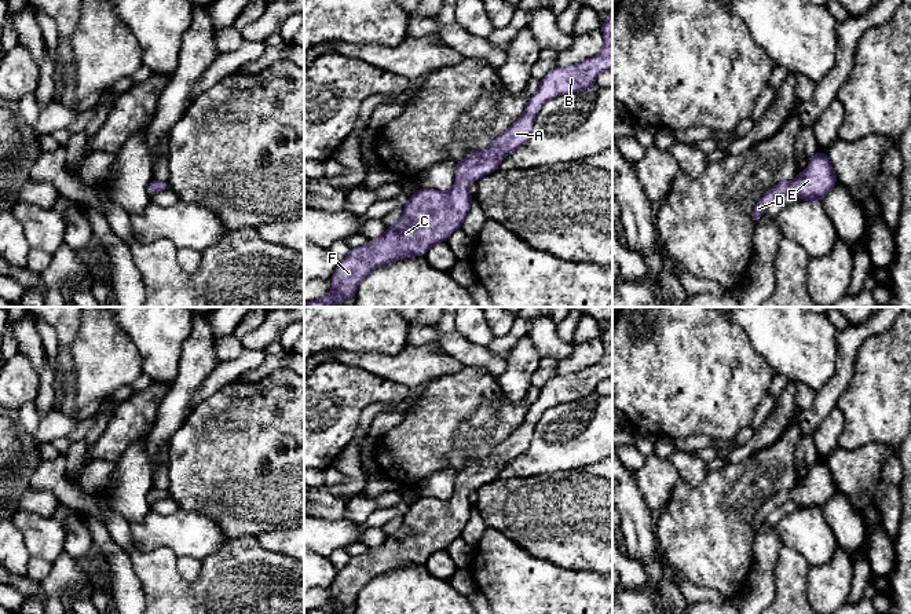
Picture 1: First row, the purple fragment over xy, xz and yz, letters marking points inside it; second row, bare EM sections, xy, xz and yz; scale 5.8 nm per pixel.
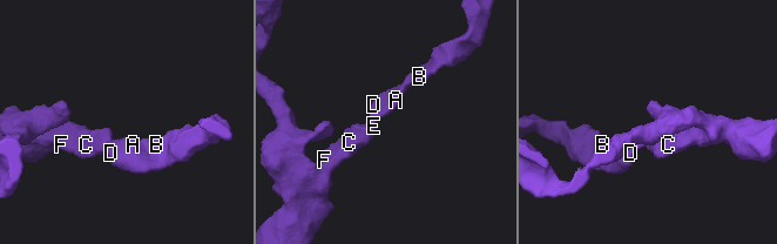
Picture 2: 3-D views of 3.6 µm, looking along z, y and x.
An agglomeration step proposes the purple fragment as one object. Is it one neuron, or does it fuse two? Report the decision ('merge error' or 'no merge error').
no merge error

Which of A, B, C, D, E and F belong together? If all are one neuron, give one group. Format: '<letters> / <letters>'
A B C D E F

